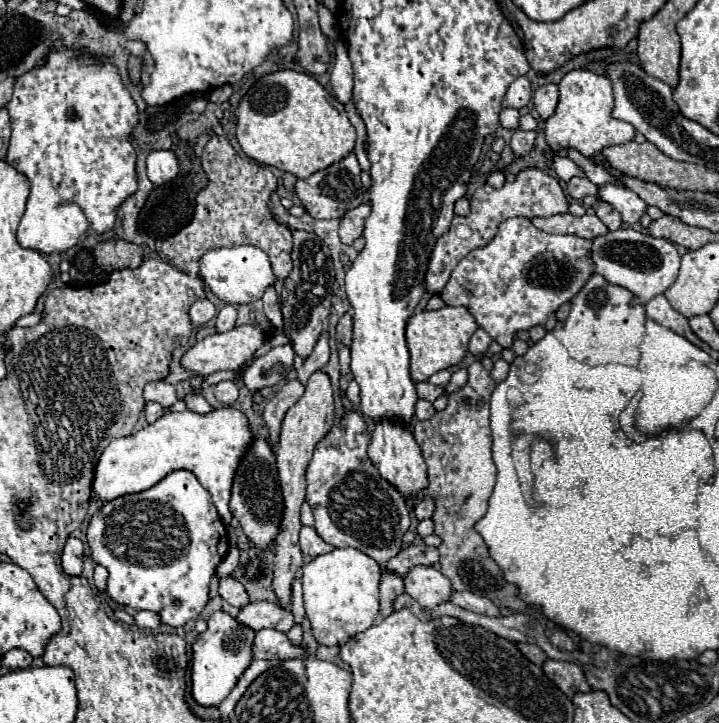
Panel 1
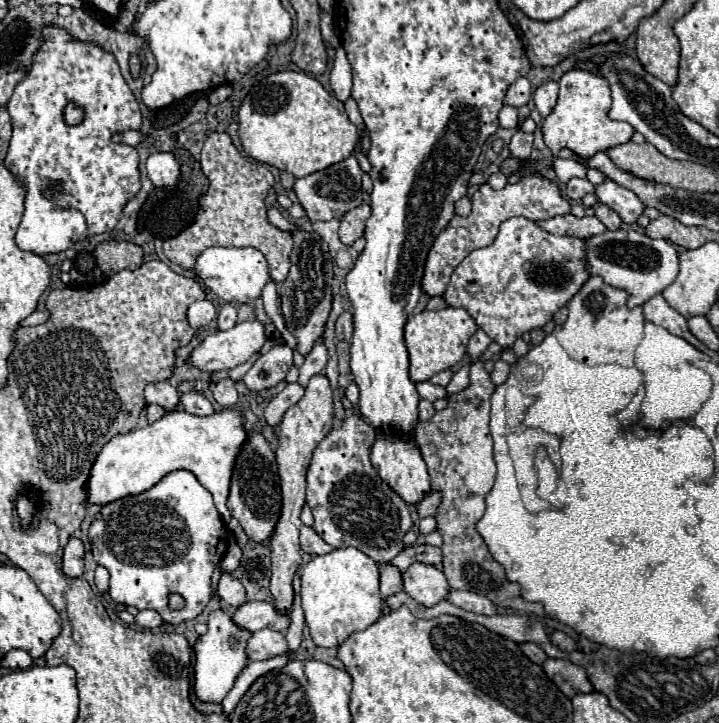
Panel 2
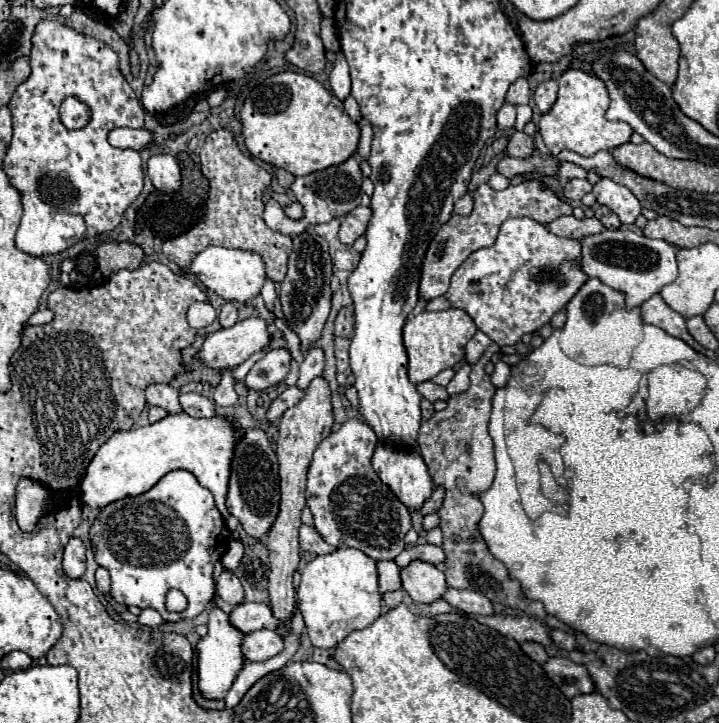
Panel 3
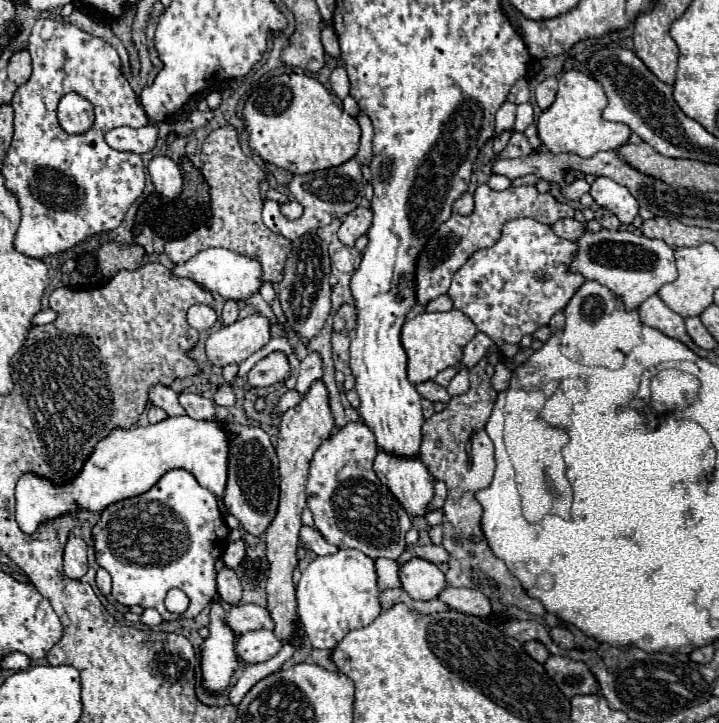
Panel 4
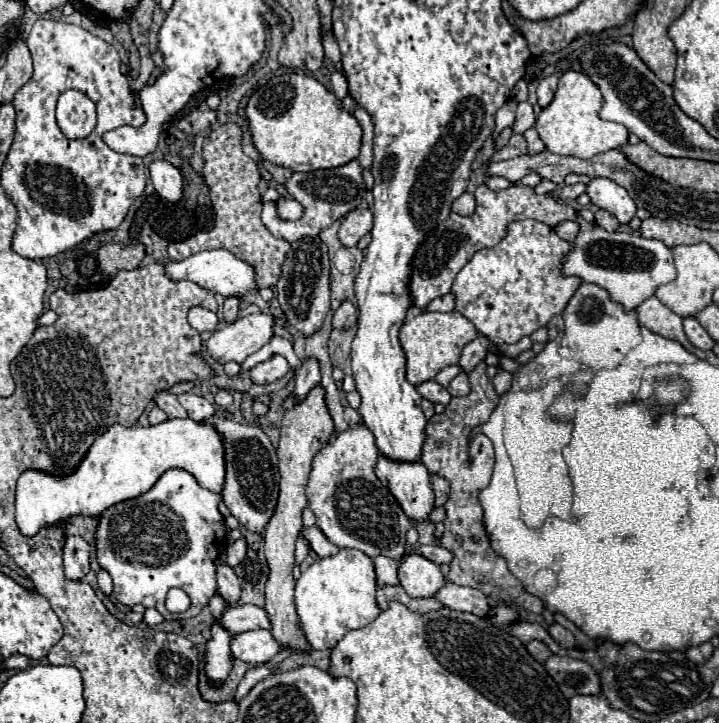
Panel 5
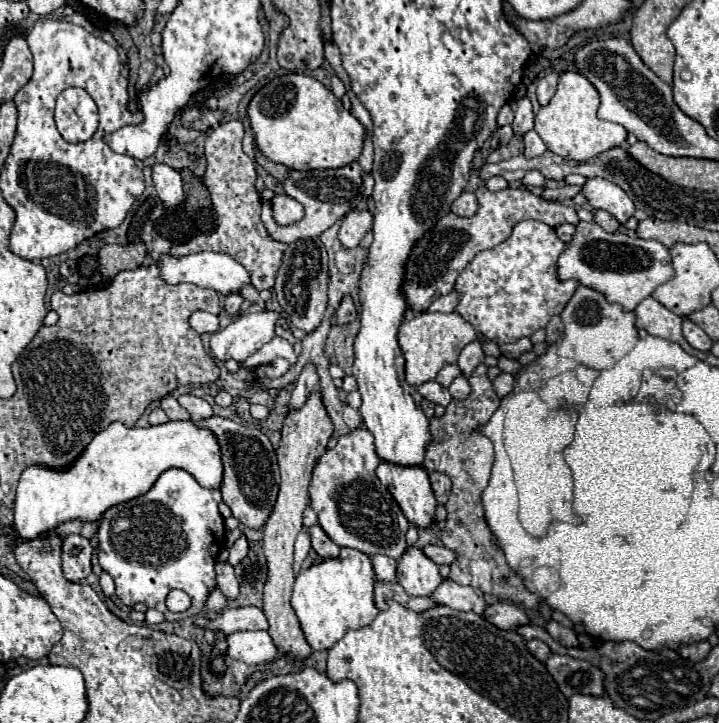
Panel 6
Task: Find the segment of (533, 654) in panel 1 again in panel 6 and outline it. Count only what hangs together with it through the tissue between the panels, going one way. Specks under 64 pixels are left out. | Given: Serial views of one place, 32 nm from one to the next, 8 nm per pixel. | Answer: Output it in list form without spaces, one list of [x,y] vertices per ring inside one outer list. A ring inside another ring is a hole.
[[[528,640],[528,650],[540,660],[540,662],[546,662],[546,658],[552,654],[550,652],[550,648],[548,648],[548,644],[544,644],[542,640]]]

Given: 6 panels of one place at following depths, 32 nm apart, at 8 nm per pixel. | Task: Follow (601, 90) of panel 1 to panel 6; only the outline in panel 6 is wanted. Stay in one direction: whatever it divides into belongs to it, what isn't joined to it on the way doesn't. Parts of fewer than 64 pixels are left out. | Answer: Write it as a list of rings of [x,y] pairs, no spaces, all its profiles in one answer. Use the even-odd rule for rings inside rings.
[[[564,72],[558,80],[556,94],[544,106],[540,106],[534,124],[536,132],[544,140],[550,152],[562,156],[564,160],[588,160],[604,150],[622,146],[626,142],[626,130],[620,124],[598,120],[598,92],[596,88],[578,72]]]

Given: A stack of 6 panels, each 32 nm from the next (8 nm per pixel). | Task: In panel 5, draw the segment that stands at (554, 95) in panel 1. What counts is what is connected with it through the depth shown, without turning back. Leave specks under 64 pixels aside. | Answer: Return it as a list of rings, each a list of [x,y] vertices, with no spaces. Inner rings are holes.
[[[552,74],[552,76],[546,76],[544,80],[540,80],[536,94],[538,94],[538,104],[542,108],[552,102],[554,92],[556,92],[556,84],[558,84],[558,74]]]

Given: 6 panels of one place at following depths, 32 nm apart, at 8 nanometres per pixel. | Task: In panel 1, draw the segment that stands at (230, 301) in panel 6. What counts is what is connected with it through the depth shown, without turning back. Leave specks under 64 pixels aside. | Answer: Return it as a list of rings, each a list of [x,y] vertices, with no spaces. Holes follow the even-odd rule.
[[[226,304],[226,306],[218,312],[218,316],[216,316],[216,330],[218,330],[218,332],[232,330],[234,324],[236,324],[236,308],[230,306],[230,304]]]

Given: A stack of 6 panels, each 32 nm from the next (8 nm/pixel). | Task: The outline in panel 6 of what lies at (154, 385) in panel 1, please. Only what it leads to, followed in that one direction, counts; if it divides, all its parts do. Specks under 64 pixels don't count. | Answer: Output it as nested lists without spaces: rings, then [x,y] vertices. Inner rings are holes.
[[[166,396],[166,398],[162,398],[162,402],[160,402],[160,408],[168,414],[168,418],[170,420],[192,420],[190,418],[190,414],[178,404],[178,400],[174,398],[174,396]]]

